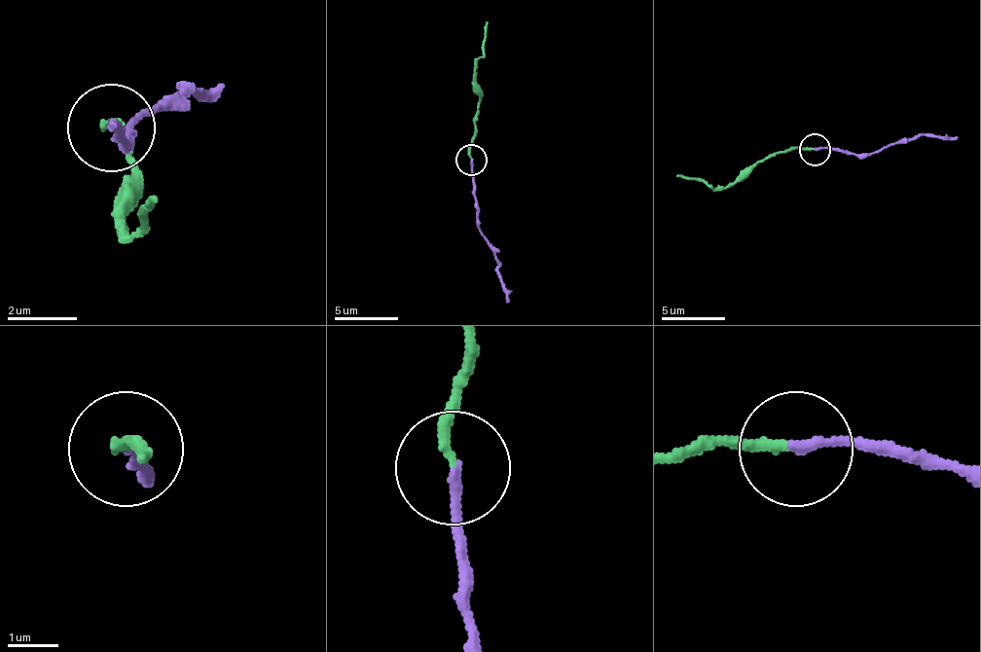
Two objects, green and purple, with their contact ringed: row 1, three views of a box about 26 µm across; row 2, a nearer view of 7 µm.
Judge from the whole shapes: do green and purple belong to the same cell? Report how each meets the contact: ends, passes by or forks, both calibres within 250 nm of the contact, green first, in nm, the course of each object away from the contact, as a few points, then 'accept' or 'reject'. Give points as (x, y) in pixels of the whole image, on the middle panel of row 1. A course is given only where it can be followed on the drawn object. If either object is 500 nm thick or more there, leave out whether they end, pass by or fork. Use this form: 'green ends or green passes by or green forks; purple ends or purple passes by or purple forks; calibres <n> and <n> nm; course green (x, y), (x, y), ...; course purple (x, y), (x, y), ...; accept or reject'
green ends; purple ends; calibres 220 and 200 nm; course green (472, 159), (478, 60), (488, 22); course purple (472, 159), (475, 222), (497, 264), (510, 302); reject

